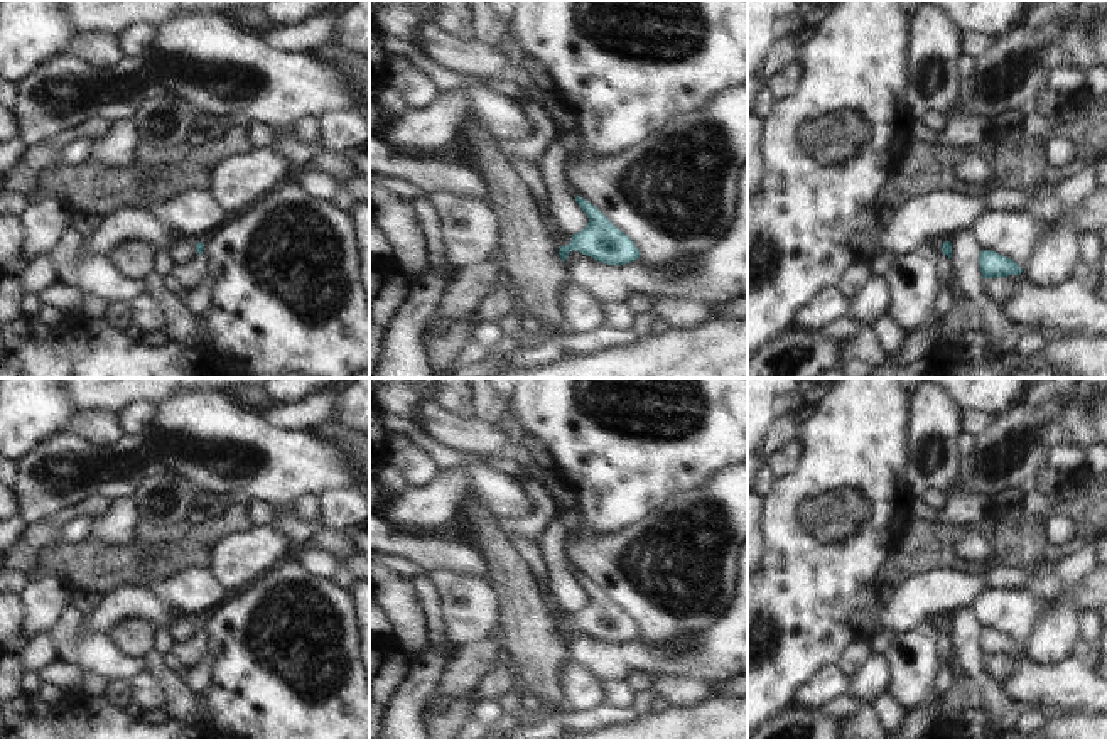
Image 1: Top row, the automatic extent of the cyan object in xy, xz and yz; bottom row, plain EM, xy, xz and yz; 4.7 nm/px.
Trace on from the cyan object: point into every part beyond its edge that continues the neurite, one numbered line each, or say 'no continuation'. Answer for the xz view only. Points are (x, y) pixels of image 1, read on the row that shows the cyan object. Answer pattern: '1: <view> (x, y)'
no continuation.

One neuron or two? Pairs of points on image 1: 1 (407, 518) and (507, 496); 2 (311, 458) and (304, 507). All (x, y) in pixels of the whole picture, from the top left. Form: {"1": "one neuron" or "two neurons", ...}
{"1": "one neuron", "2": "two neurons"}

